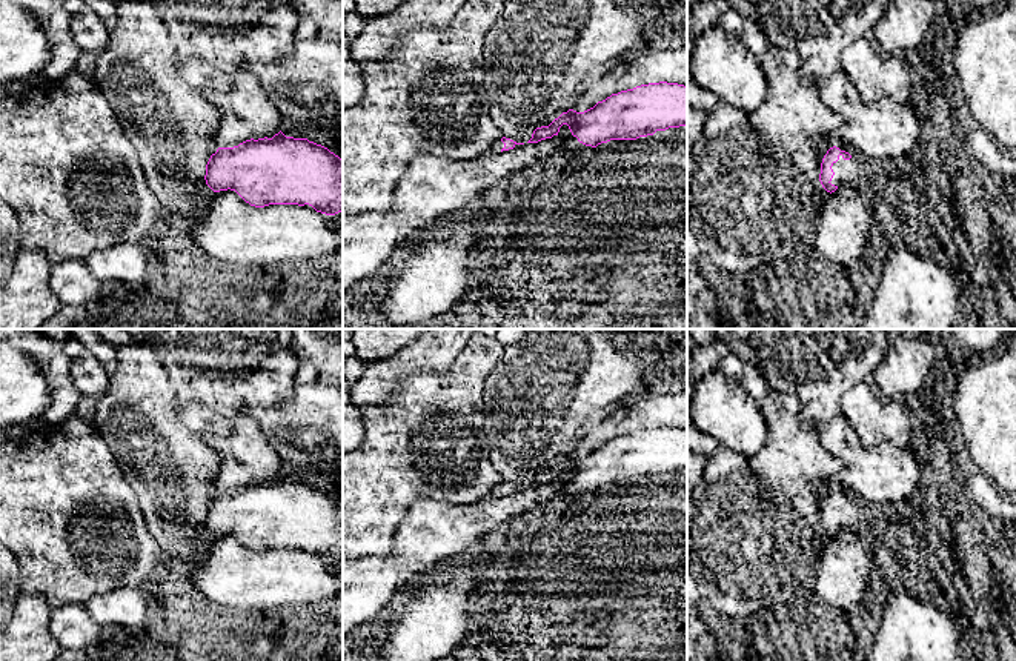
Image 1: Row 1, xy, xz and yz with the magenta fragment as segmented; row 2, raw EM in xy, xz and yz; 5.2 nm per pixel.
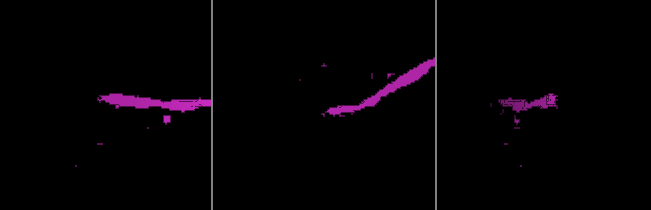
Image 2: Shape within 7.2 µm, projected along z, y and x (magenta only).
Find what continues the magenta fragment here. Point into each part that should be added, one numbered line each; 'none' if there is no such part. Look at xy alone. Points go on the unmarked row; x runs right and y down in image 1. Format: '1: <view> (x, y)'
none

